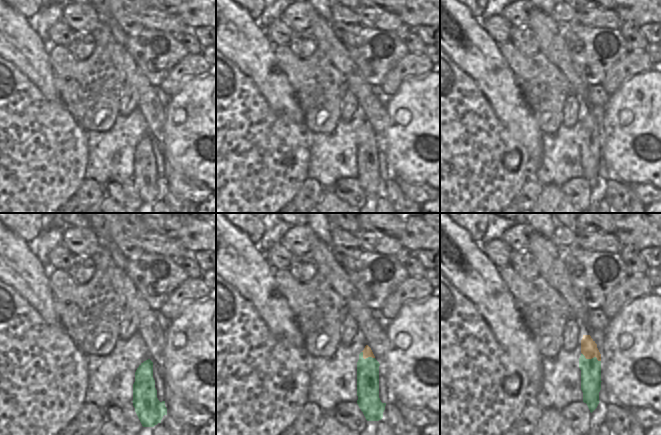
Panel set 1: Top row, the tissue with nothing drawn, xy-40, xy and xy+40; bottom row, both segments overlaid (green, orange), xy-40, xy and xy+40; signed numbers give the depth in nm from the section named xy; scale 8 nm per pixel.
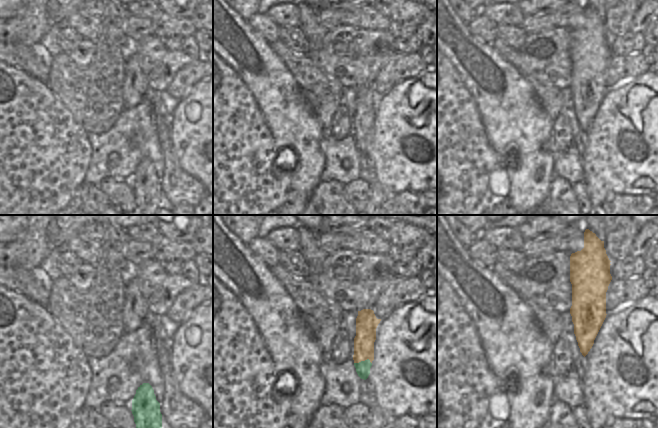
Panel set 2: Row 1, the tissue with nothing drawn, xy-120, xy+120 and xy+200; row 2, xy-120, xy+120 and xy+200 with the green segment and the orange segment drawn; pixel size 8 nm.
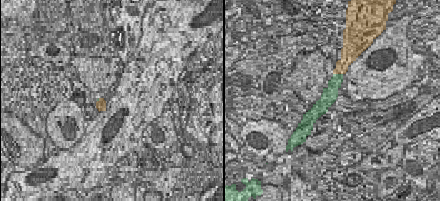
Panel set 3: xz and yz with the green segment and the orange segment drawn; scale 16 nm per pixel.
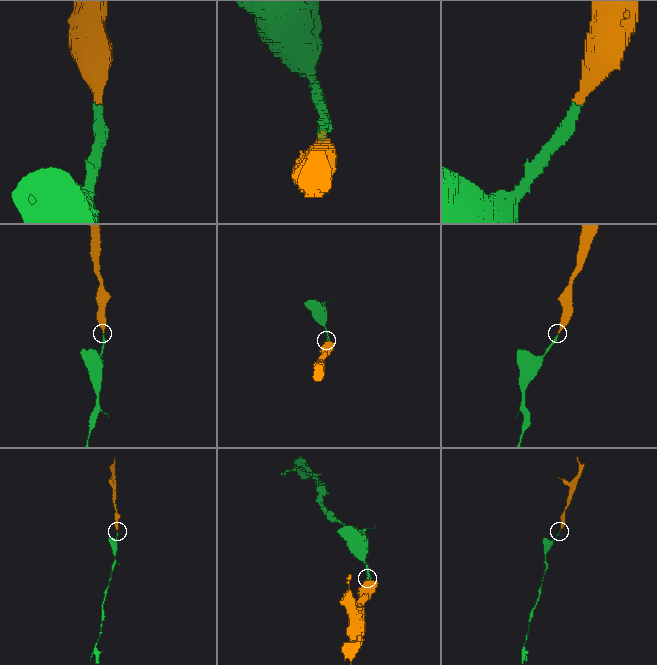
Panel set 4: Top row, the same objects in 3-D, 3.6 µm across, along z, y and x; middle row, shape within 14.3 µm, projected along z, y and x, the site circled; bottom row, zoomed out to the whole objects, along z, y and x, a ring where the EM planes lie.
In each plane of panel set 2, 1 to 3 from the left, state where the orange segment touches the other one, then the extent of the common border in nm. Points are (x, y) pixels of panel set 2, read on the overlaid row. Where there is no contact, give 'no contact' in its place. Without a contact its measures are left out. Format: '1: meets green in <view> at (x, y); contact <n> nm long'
1: no contact
2: meets green in xy+120 at (362, 361); contact 140 nm long
3: no contact

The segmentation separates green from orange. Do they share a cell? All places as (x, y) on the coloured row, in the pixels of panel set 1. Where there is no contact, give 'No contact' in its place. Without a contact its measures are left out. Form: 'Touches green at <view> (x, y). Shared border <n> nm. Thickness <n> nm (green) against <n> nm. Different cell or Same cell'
Touches green at xy+40 (592, 358). Shared border 170 nm. Thickness 160 nm (green) against 130 nm. Same cell.

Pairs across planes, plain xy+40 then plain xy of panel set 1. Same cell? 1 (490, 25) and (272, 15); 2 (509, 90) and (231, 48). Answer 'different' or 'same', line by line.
1: different
2: same

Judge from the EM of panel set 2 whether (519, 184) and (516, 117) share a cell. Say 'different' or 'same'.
same

